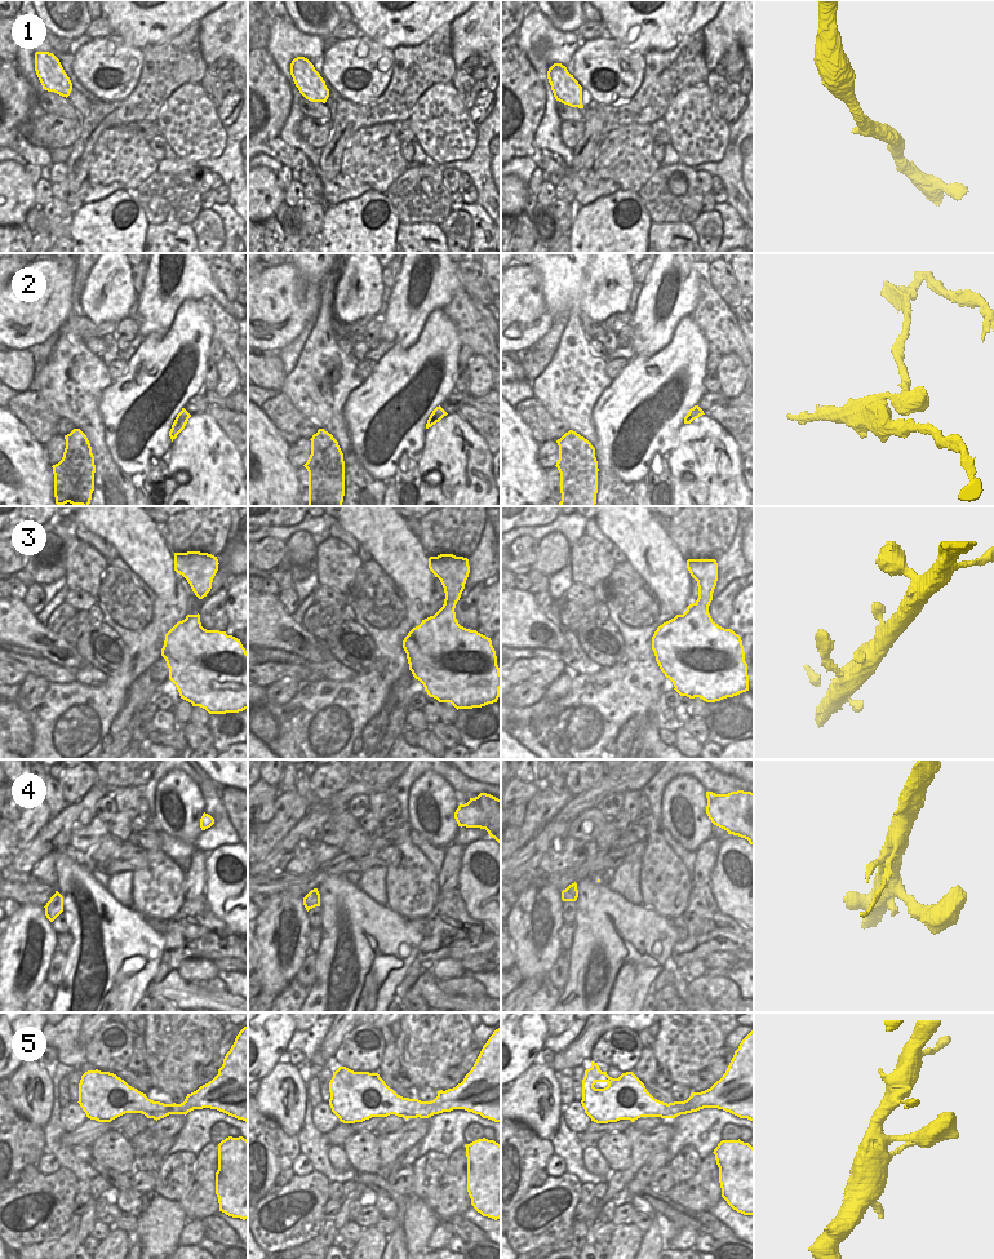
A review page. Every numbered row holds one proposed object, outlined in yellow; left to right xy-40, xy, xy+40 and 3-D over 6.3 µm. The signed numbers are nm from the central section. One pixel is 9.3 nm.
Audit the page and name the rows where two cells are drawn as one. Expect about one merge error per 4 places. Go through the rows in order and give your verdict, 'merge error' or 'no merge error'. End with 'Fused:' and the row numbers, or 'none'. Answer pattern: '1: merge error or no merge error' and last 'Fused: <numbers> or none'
1: no merge error
2: merge error
3: no merge error
4: no merge error
5: no merge error
Fused: 2

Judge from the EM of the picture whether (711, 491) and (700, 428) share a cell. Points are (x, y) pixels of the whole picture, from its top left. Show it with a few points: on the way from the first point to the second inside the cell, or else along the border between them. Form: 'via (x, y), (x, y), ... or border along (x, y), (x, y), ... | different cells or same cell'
via (708, 475), (708, 443) | same cell

